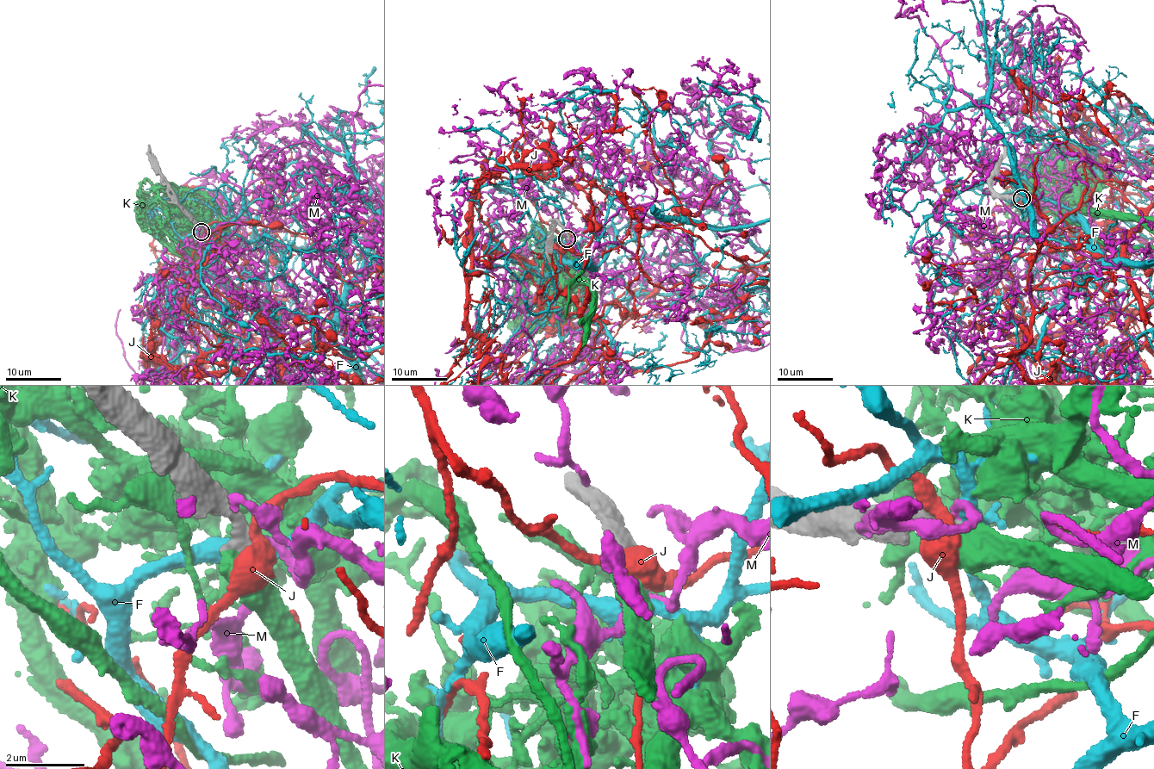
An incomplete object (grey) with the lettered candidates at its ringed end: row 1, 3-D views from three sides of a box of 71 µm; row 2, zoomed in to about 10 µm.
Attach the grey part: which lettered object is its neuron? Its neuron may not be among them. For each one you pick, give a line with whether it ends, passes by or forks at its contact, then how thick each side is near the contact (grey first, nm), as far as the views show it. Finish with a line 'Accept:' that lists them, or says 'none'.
K: it ends; calibres 360 and 650 nm
Accept: K

